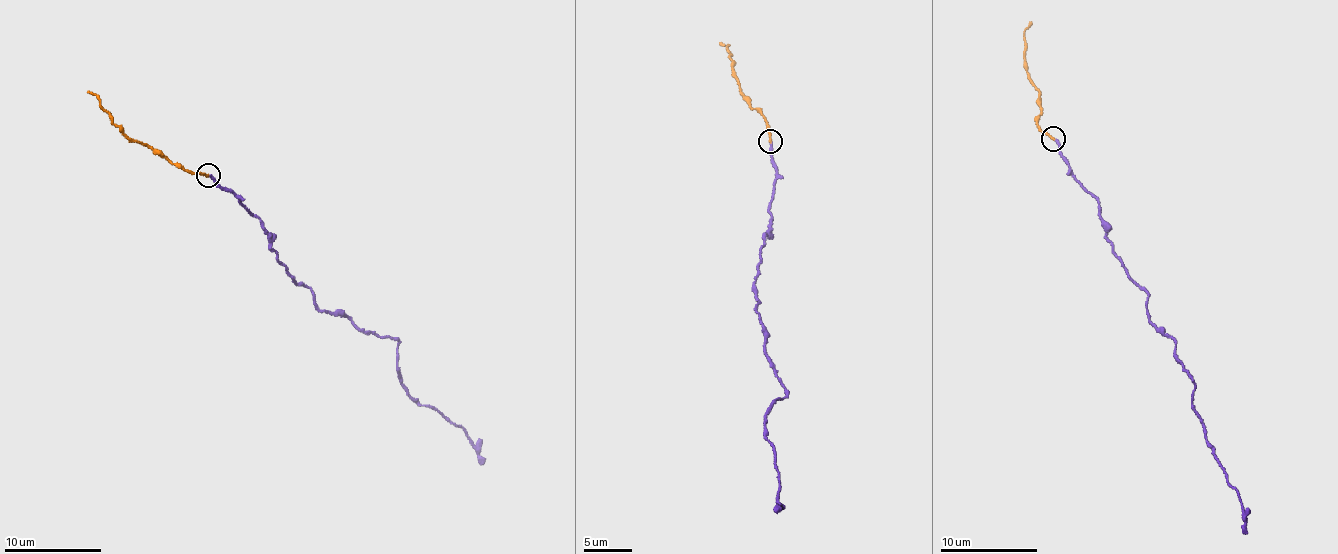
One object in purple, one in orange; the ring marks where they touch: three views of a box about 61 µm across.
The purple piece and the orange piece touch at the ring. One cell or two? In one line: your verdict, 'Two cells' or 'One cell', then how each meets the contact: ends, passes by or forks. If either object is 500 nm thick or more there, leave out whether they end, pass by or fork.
Two cells. At the ring purple ends. At the ring orange ends

